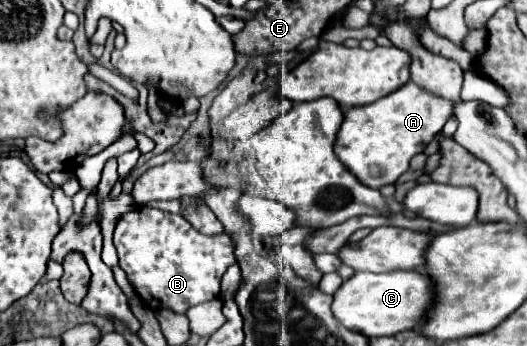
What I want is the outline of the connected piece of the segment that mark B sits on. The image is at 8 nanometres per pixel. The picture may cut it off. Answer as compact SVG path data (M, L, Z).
M149 206L135 208L121 218L121 224L115 228L115 248L131 286L151 310L169 308L173 312L185 312L195 304L217 298L221 276L233 264L229 234L205 236L181 214Z

